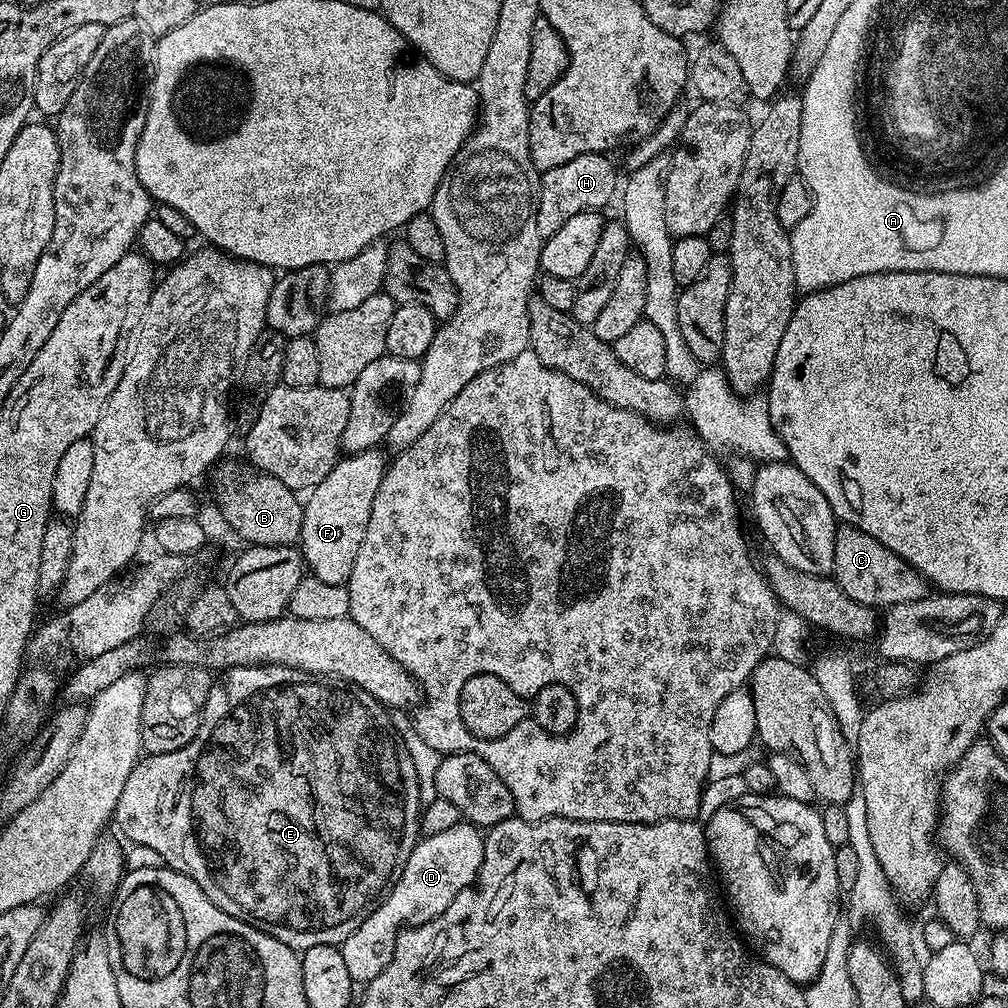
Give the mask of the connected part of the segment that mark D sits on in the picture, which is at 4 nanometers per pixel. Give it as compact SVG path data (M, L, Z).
M461 822L450 826L450 830L442 830L442 834L433 836L424 836L414 846L406 866L396 877L394 883L389 887L386 895L371 914L346 938L344 943L339 945L342 958L346 961L346 970L350 970L350 978L353 982L367 982L382 974L382 970L390 962L390 958L396 949L396 940L400 937L405 928L419 928L426 922L438 918L454 902L454 898L462 890L473 887L477 876L480 874L480 867L484 861L484 836L481 829L476 825L467 822Z

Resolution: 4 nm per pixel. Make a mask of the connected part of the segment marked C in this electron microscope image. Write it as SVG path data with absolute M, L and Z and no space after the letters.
M841 523L834 538L834 566L831 575L841 590L854 602L868 608L887 610L893 604L914 602L929 595L930 584L917 568L907 564L894 550L882 546L878 538L870 538L855 524Z

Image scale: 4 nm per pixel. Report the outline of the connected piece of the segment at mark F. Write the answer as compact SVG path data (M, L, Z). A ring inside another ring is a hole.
M379 451L354 452L337 459L336 465L318 482L316 487L307 493L304 504L304 517L298 547L307 571L327 584L347 585L350 570L354 570L354 558L358 558L358 546L362 546L362 538L366 538L366 526L370 522L370 510L374 506L374 494L378 494L378 486L384 477L386 460L379 456Z

